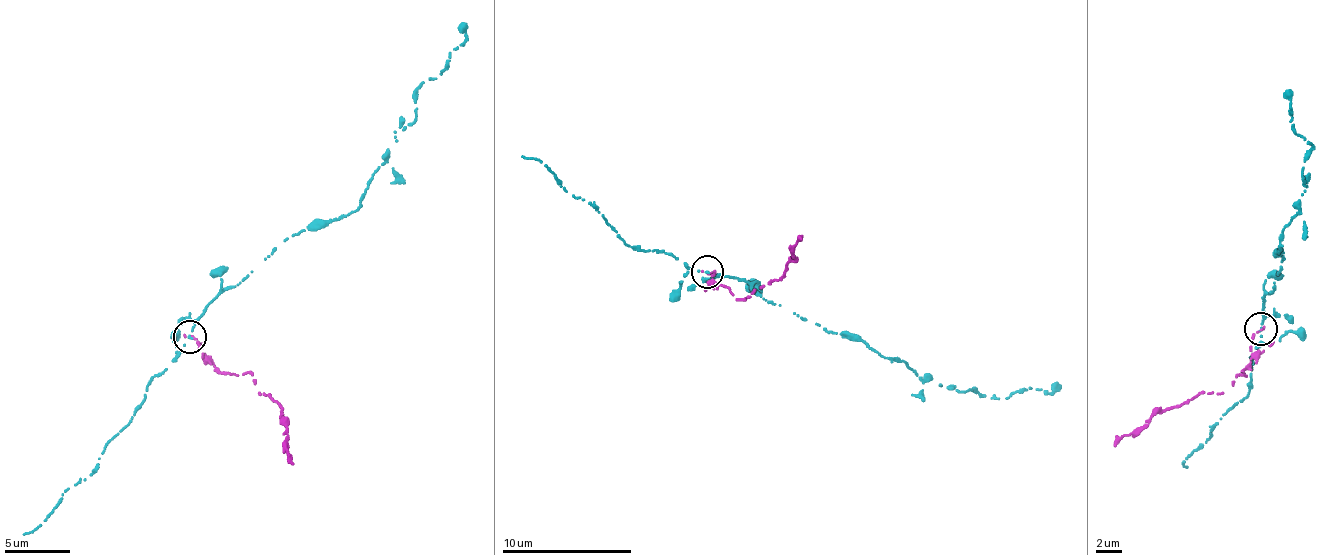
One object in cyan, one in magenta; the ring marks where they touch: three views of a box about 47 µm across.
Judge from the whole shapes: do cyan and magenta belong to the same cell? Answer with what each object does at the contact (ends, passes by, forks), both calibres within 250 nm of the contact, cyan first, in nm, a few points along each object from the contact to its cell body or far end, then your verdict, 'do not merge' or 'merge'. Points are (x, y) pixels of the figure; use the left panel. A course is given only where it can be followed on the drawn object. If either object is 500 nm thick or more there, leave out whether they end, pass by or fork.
cyan passes by; magenta ends; calibres 140 and 170 nm; course cyan (189, 337), (208, 302), (284, 240), (354, 212), (395, 130), (415, 118), (415, 88), (437, 79), (465, 25); course magenta (189, 337), (220, 373), (249, 373), (257, 394), (278, 402), (292, 465); do not merge

